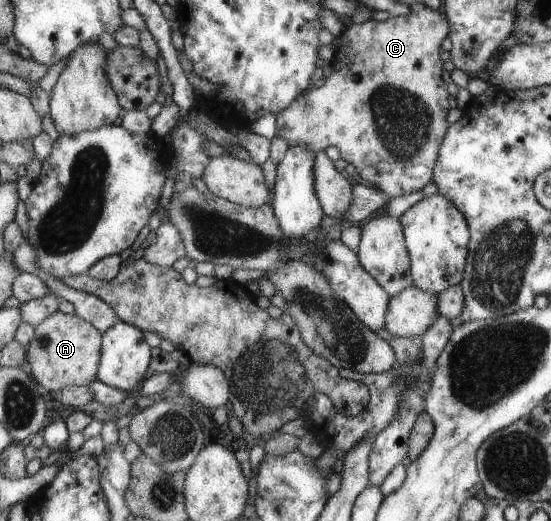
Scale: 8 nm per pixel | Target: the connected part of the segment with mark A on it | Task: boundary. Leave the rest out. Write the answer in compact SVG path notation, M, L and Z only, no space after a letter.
M55 312L36 327L28 348L34 380L50 393L69 386L88 386L98 377L102 361L102 331L79 314Z

